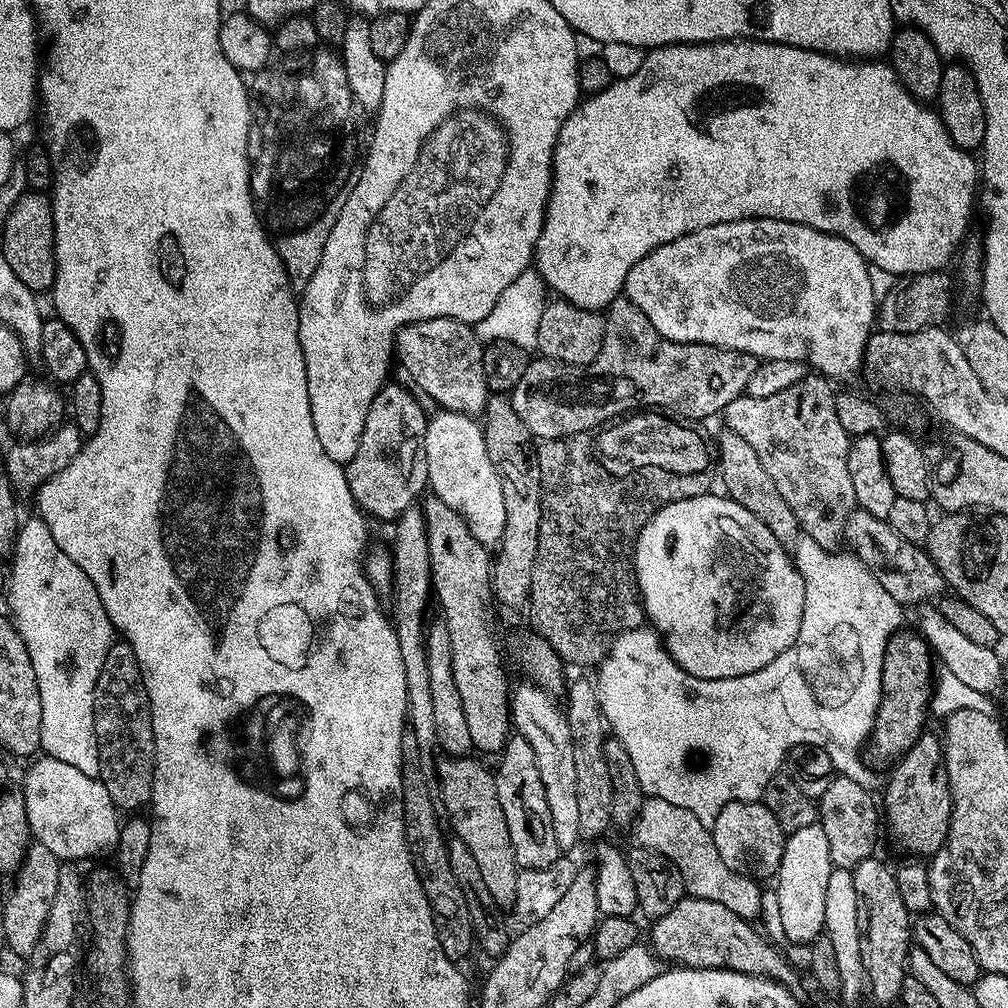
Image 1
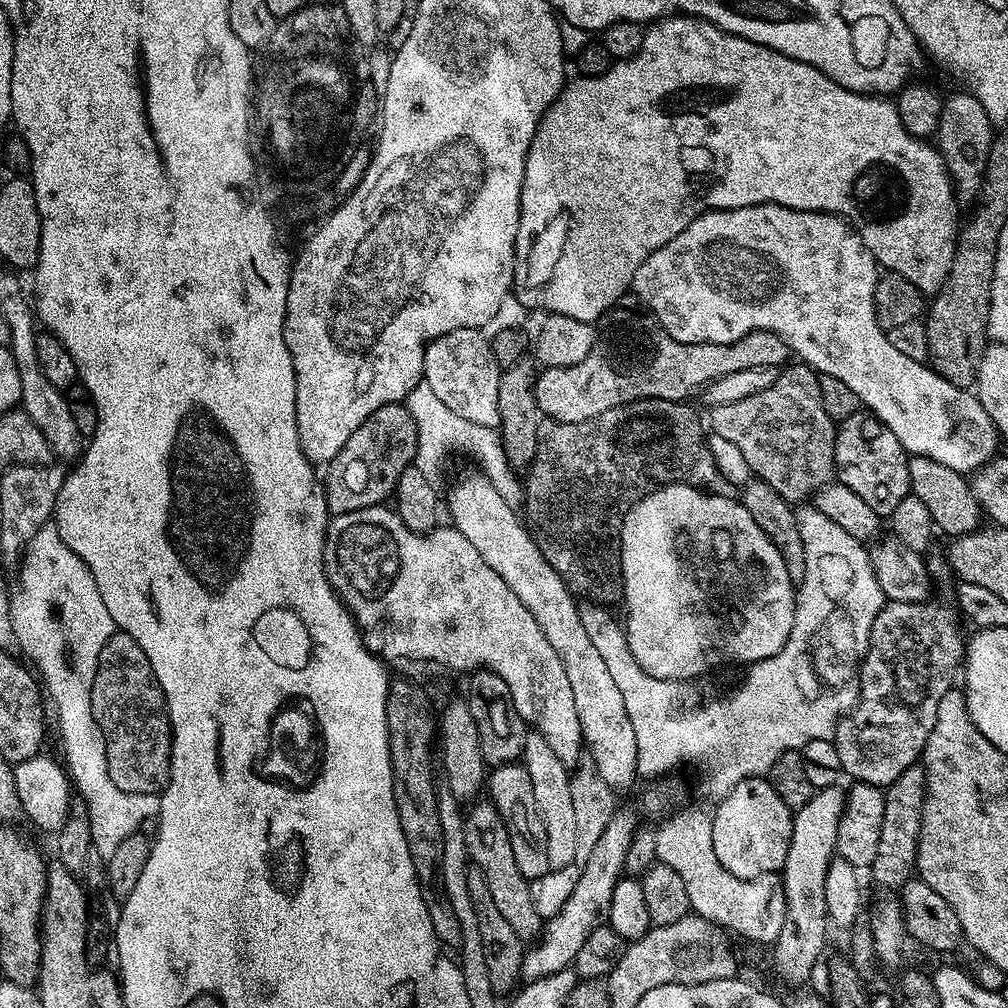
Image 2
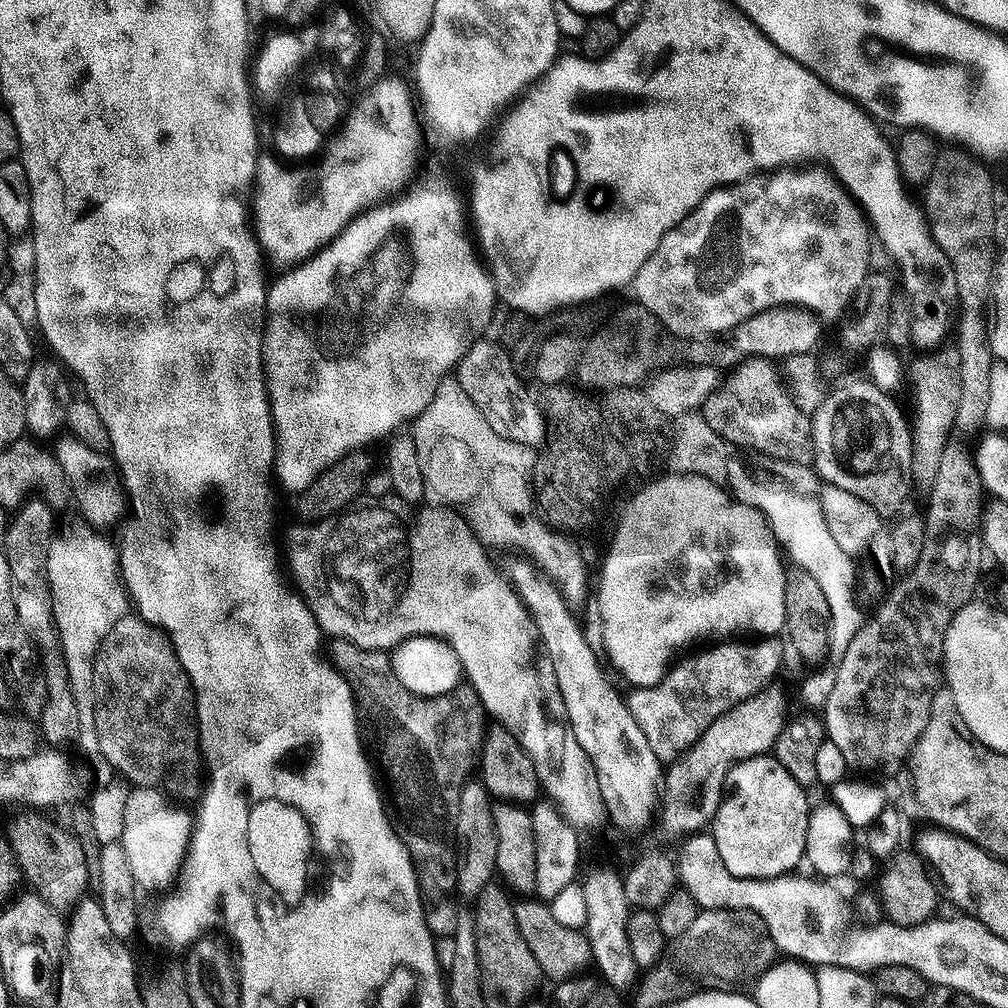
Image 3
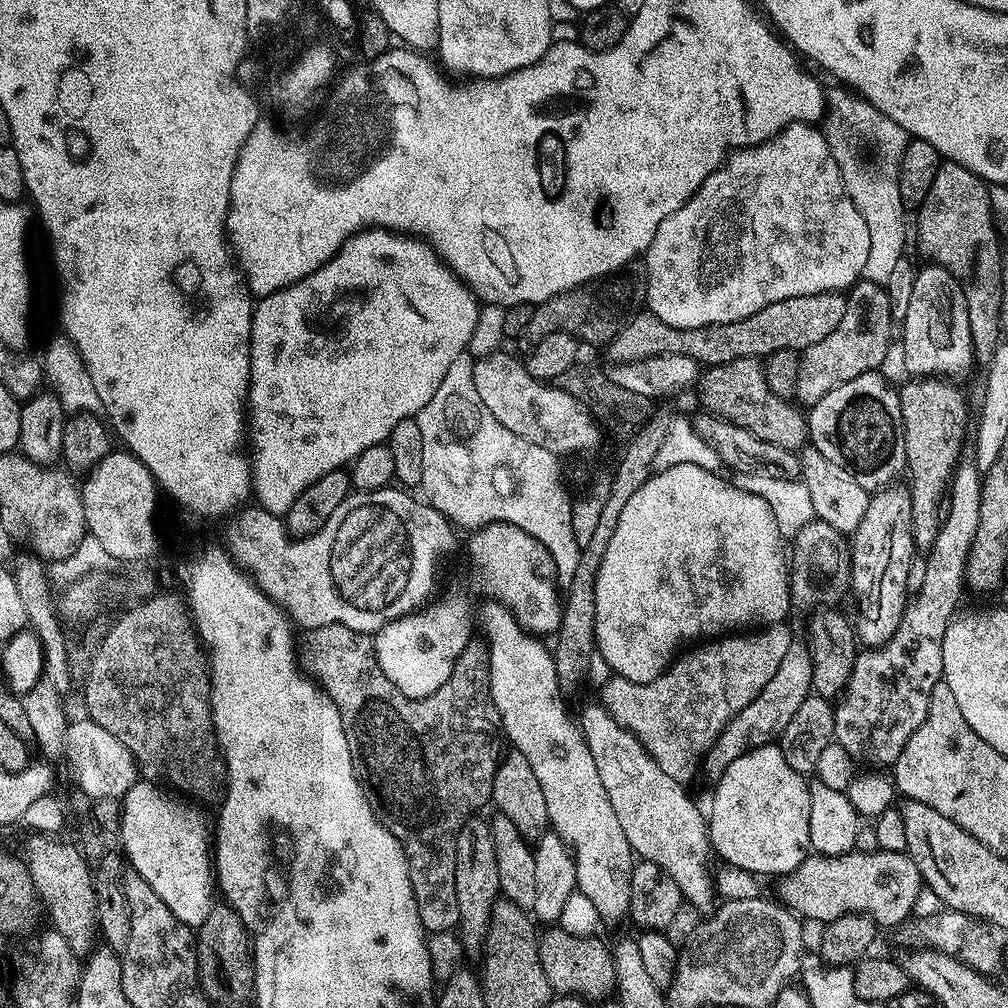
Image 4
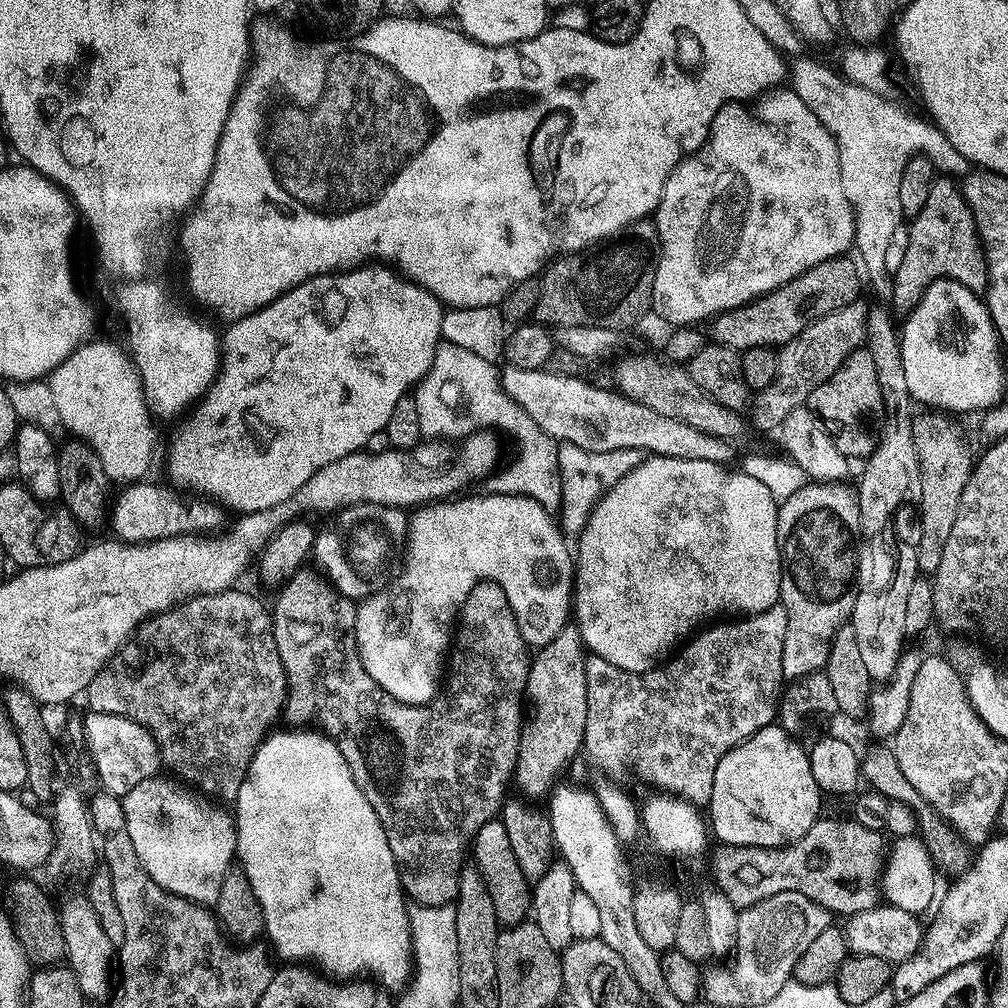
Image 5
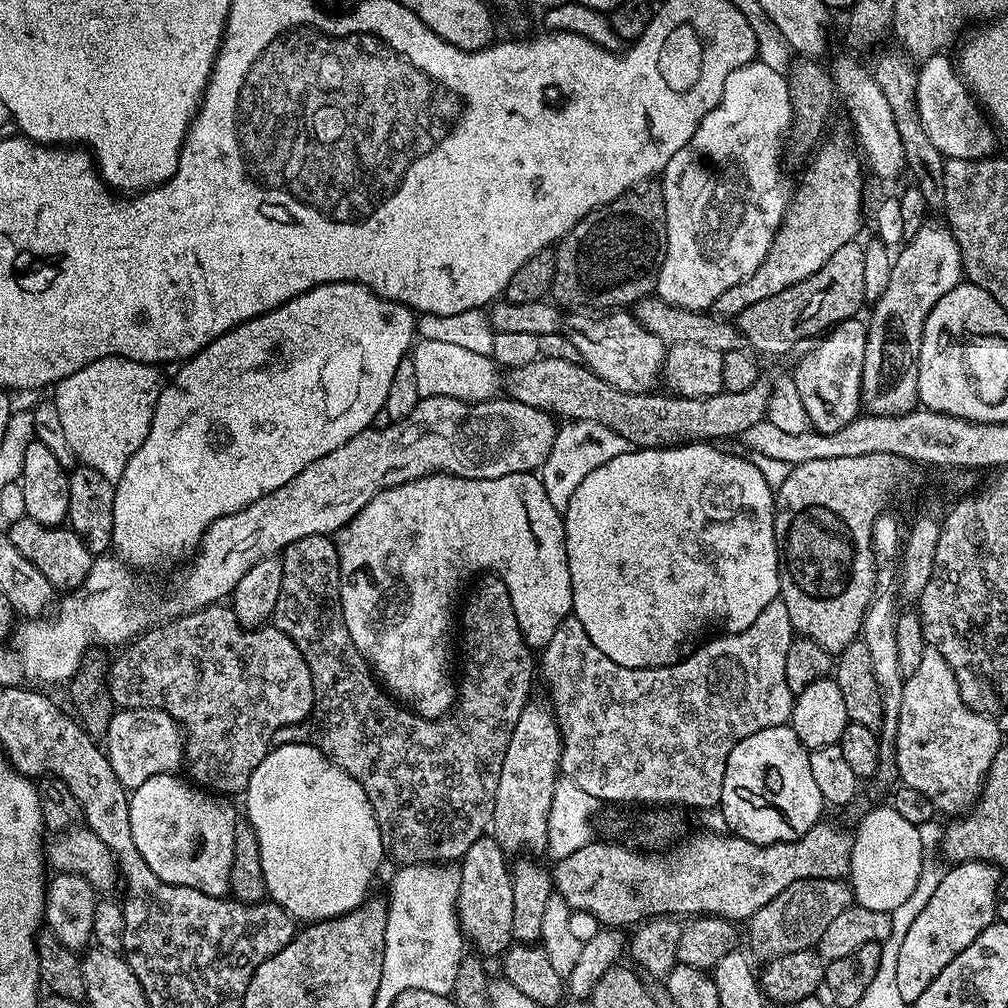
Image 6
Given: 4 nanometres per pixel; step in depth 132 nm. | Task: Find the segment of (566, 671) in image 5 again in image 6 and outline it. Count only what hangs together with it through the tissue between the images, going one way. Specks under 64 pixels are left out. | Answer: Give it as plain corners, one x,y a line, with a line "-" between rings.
529,699
522,714
518,714
514,734
510,734
510,746
506,746
506,758
502,758
502,774
498,778
490,832
505,854
532,850
528,848
547,849
547,822
555,784
561,775
560,755
564,740
560,737
555,712
543,699
536,699

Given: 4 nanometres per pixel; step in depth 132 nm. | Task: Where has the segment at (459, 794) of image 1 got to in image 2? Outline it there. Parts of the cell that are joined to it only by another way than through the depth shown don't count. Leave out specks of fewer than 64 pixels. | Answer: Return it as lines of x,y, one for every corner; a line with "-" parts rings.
476,802
467,809
464,818
464,833
466,834
466,850
469,861
482,870
482,878
486,878
486,887
494,897
498,910
510,922
514,934
518,934
521,940
532,942
541,935
542,921
538,910
534,910
534,902
530,899
530,882
520,873
514,850
510,847
510,834
498,814
498,810
491,802

